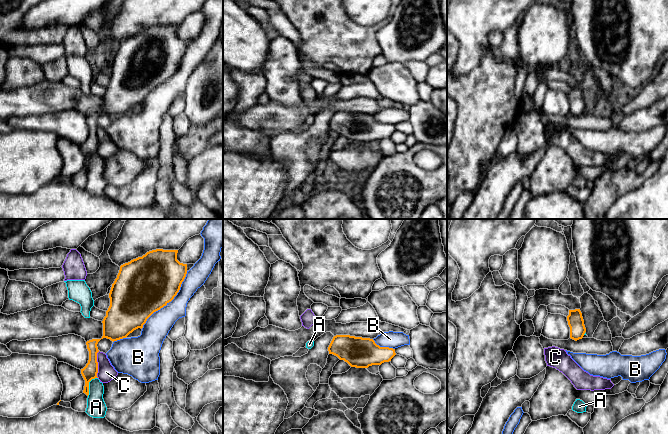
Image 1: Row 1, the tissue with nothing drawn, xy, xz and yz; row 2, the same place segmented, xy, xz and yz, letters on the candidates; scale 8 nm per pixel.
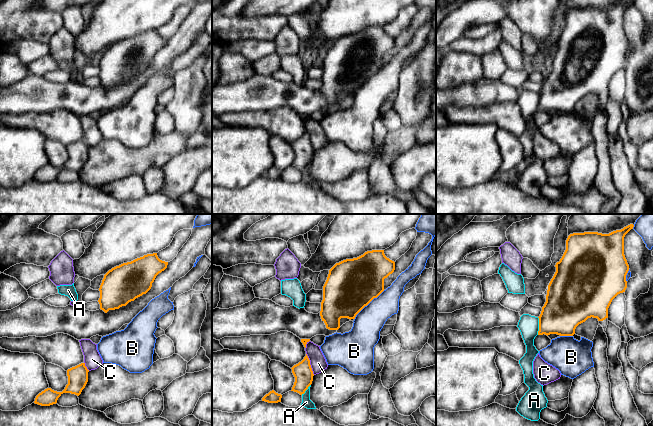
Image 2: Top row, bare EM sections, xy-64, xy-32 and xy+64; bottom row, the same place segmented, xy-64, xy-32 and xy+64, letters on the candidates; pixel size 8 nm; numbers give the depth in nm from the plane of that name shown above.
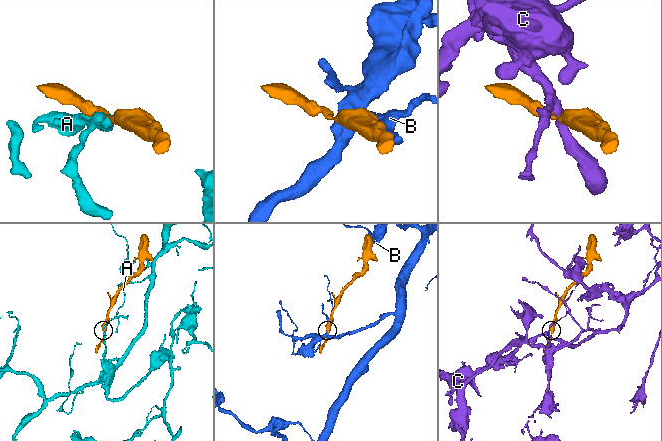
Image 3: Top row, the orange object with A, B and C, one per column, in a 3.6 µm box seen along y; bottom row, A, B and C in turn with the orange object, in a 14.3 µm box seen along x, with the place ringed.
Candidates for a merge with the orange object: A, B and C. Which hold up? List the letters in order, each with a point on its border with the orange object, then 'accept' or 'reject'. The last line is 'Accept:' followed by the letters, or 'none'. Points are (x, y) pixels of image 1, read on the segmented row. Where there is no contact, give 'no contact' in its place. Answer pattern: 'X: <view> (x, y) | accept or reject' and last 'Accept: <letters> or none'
A: xy (88, 385) | reject
B: xy (169, 301) | reject
C: xy (97, 364) | reject
Accept: none

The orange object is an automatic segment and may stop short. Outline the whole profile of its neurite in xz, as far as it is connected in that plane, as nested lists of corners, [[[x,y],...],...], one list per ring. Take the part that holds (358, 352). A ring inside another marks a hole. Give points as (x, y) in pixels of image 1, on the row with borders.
[[[336,335],[329,347],[329,354],[344,360],[351,367],[368,368],[389,362],[396,355],[395,349],[380,347],[373,339],[350,335]]]

